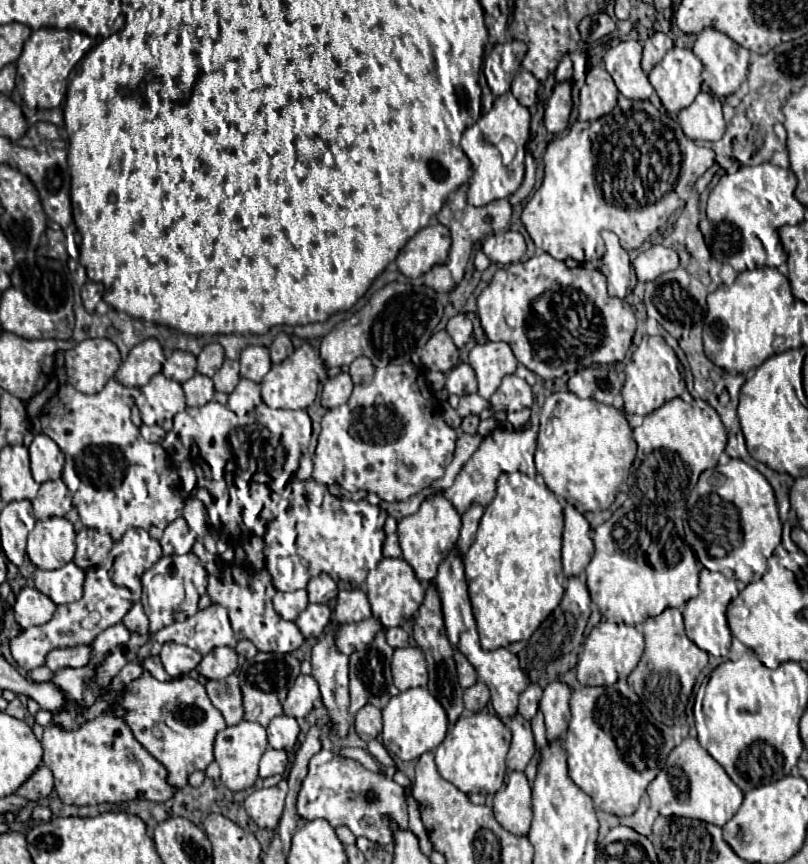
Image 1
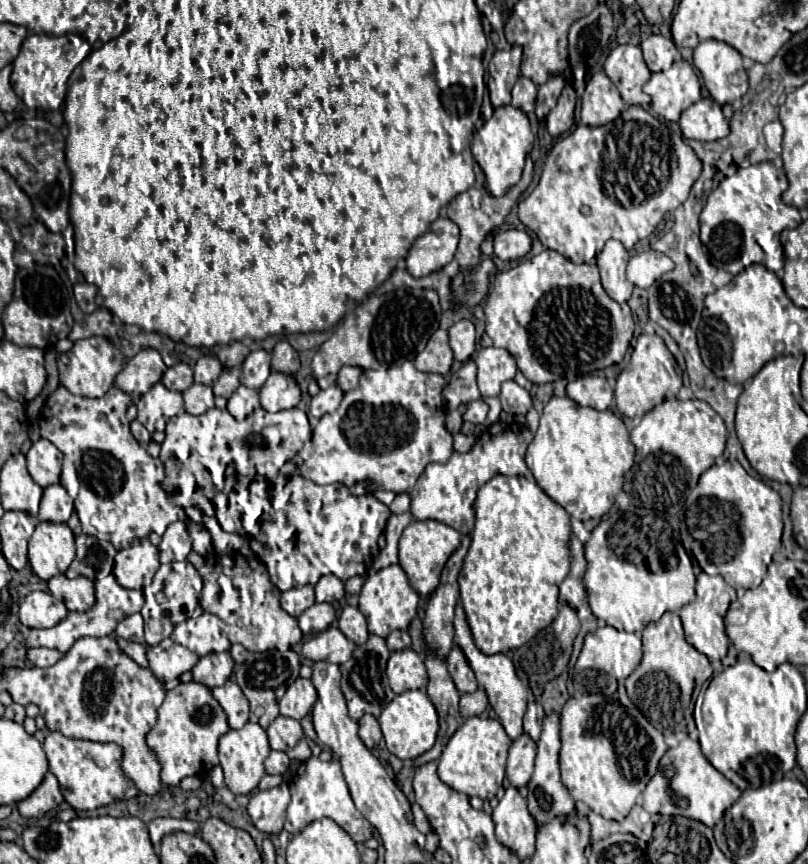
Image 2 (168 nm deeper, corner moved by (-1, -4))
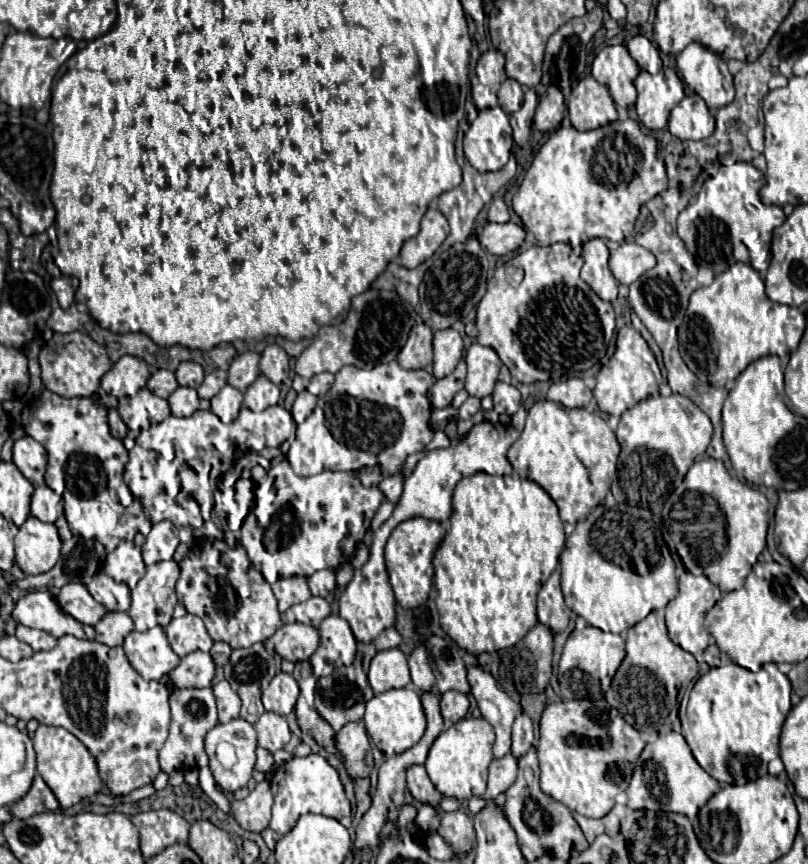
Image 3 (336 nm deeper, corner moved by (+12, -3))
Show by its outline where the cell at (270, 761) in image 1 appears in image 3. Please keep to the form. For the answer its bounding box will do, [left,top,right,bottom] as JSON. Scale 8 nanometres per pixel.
[256,748,274,772]

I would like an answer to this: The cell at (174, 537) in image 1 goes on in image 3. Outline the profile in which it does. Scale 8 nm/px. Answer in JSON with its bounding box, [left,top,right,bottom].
[142,520,180,564]

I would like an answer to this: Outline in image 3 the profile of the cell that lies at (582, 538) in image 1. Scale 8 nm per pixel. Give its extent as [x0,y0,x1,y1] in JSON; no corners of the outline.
[538,570,568,632]

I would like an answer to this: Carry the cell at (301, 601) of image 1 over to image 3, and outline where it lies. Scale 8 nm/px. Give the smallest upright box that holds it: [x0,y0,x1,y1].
[272,578,312,614]

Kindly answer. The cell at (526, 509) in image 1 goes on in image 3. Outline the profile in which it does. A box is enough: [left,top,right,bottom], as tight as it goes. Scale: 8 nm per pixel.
[434,472,564,656]

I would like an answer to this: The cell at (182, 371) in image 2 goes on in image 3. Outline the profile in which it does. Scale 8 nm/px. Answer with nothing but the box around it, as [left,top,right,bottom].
[148,370,178,398]

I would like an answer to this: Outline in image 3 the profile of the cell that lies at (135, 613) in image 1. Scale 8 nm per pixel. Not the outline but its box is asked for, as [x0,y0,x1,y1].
[94,612,134,646]

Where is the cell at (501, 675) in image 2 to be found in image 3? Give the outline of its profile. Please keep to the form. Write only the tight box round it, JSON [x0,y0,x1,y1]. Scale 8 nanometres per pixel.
[468,666,521,758]

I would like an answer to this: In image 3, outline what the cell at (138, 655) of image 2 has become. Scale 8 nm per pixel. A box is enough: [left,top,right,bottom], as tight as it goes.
[12,590,96,640]

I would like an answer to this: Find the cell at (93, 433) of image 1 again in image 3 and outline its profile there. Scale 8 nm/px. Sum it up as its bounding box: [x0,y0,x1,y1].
[22,388,152,552]

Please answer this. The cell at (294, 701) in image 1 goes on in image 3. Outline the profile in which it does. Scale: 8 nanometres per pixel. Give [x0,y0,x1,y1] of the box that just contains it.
[262,672,300,716]

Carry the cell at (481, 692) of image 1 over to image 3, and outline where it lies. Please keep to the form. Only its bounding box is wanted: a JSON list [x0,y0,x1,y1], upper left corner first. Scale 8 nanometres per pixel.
[440,692,468,724]

